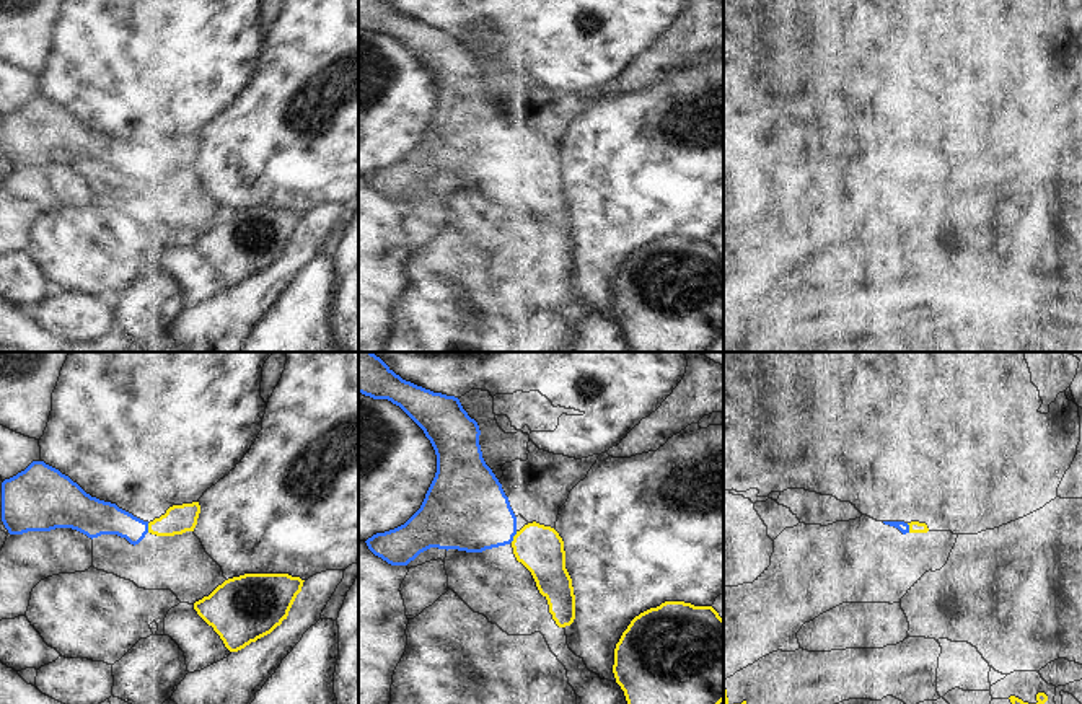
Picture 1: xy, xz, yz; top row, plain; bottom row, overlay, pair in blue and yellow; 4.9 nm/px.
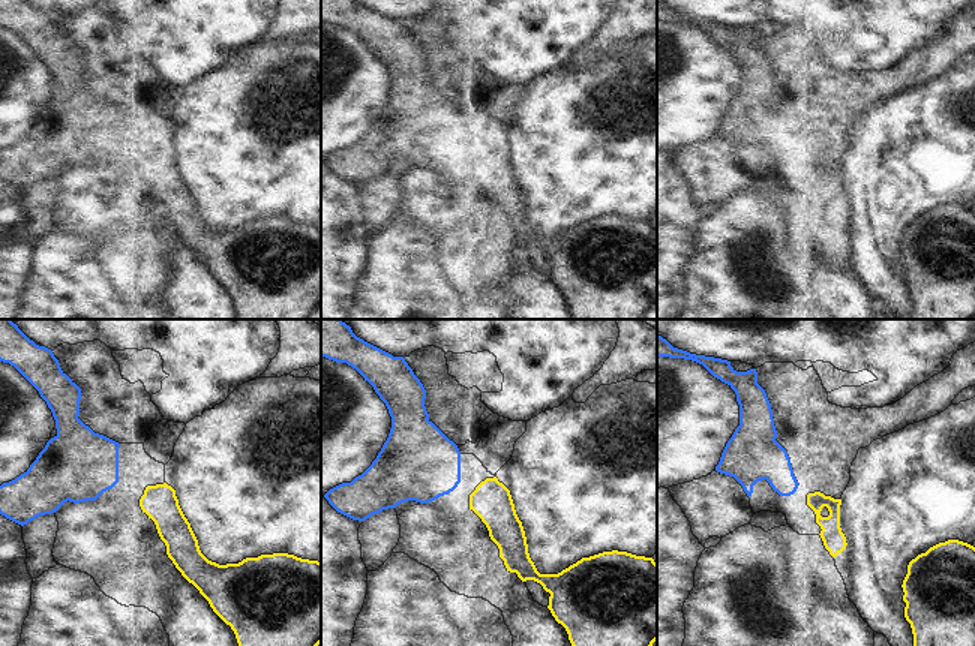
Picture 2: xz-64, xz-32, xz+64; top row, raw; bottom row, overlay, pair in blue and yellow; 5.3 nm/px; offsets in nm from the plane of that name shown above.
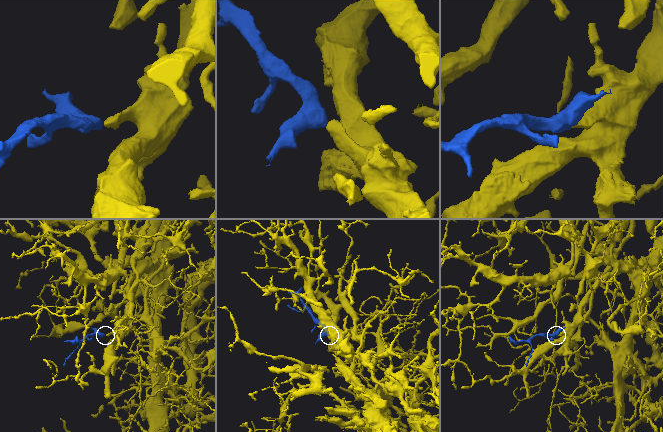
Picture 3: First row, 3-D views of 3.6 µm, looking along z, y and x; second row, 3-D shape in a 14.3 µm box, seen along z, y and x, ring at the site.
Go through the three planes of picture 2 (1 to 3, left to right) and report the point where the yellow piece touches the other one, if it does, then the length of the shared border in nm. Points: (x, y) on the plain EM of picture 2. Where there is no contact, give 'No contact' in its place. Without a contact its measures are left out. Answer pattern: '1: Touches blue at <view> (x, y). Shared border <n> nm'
1: No contact
2: No contact
3: No contact

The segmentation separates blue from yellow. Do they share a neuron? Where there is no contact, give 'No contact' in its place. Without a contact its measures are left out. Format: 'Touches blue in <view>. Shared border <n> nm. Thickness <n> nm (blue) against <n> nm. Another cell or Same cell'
Touches blue in xz. Shared border 70 nm. Thickness 380 nm (blue) against 220 nm. Same cell

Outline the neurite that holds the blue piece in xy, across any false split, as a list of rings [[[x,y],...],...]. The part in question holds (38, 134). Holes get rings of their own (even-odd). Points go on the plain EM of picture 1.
[[[44,96],[2,117],[2,156],[10,169],[72,163],[88,173],[117,169],[139,179],[147,168],[174,171],[194,166],[199,137],[173,140],[153,156],[143,156],[116,139],[86,129],[77,117]]]

